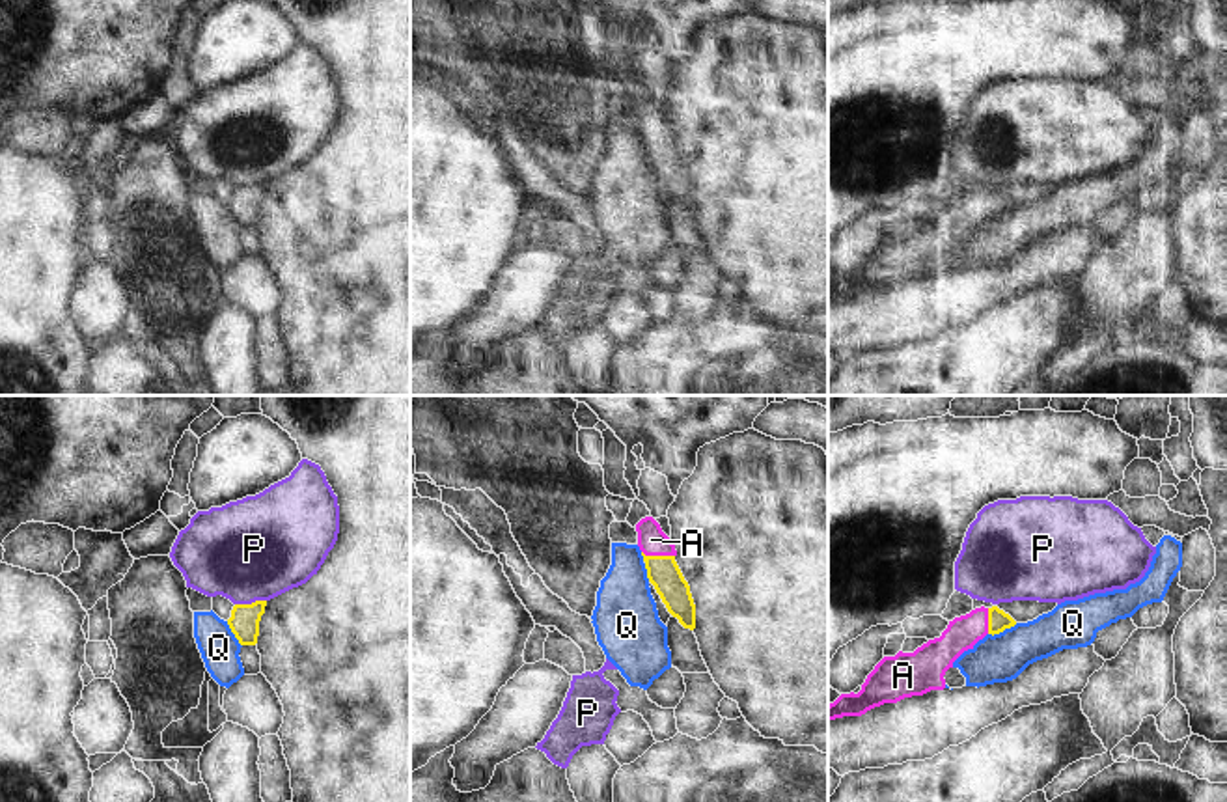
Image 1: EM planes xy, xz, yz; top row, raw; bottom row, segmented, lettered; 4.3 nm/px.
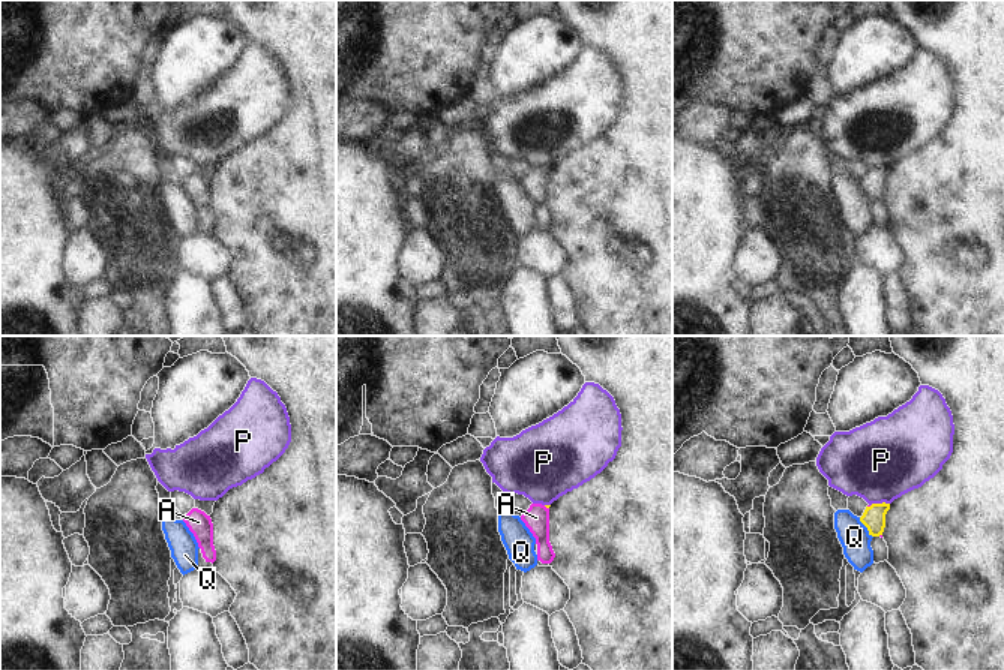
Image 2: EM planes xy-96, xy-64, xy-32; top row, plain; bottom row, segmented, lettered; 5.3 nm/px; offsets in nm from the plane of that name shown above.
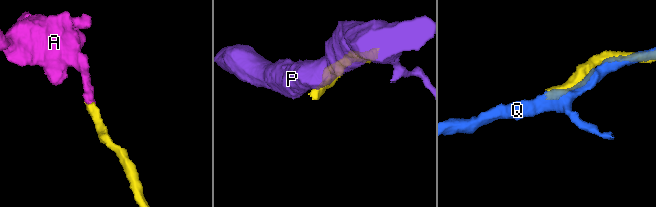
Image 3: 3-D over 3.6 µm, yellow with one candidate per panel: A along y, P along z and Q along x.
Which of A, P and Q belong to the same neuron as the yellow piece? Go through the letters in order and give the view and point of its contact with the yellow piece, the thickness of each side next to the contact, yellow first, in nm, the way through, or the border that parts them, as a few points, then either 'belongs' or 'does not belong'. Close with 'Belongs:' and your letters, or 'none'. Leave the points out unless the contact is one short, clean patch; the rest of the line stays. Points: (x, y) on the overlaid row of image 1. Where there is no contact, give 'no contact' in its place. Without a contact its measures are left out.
A: contact xz (659, 556); calibres 140 and 120 nm; belongs
P: contact xy (252, 603); calibres 130 and 440 nm; does not belong
Q: contact yz (1002, 631); calibres 90 and 200 nm; border yz (1017, 623), (989, 635); does not belong
Belongs: A

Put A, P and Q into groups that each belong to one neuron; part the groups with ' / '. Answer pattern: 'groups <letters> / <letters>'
groups A / P / Q

